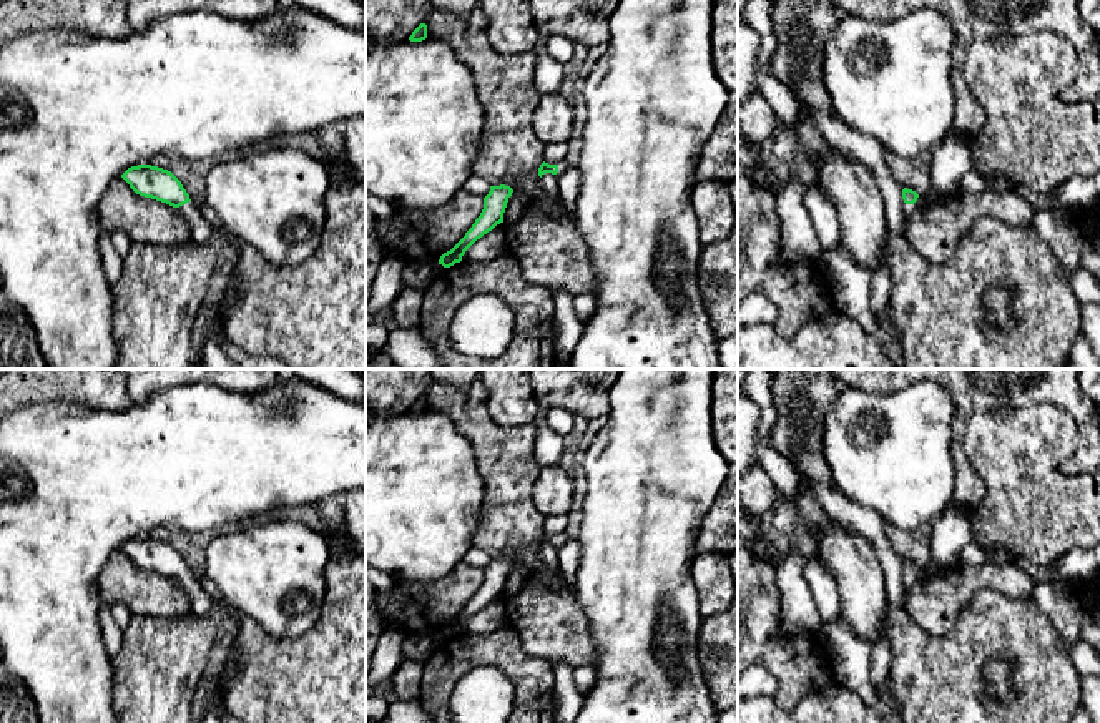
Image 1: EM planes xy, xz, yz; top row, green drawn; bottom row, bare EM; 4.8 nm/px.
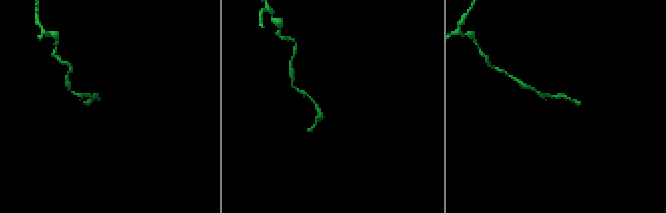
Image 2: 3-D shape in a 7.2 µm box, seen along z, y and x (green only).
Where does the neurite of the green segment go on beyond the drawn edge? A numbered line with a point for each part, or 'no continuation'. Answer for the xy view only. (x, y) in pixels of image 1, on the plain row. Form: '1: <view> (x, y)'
1: xy (201, 605)

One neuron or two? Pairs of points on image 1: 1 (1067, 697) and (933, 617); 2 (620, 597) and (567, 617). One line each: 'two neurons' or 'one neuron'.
1: two neurons
2: two neurons

